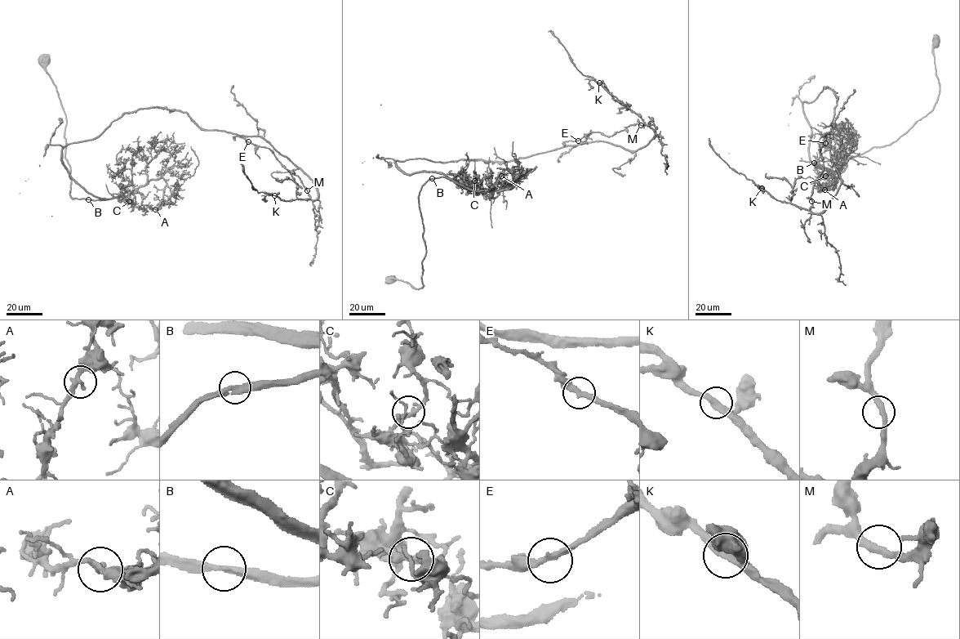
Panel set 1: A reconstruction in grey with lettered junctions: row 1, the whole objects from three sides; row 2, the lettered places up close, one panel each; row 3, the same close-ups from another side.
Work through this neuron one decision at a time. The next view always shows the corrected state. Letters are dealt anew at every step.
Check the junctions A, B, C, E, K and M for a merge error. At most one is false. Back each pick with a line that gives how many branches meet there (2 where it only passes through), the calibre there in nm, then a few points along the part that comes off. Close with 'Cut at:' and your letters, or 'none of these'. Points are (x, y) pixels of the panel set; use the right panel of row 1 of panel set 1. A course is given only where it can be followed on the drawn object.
Cut at: none of these

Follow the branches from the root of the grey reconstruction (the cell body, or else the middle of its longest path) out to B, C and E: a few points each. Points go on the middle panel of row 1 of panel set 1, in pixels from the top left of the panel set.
B: (389, 280), (406, 282), (417, 289), (424, 286), (421, 264), (426, 248), (418, 194), (421, 188), (432, 178)
C: (389, 280), (417, 289), (424, 286), (421, 188), (428, 180), (445, 176), (477, 190), (482, 186), (474, 180)
E: (389, 280), (424, 286), (419, 192), (447, 177), (395, 161), (636, 151), (655, 133), (578, 140)

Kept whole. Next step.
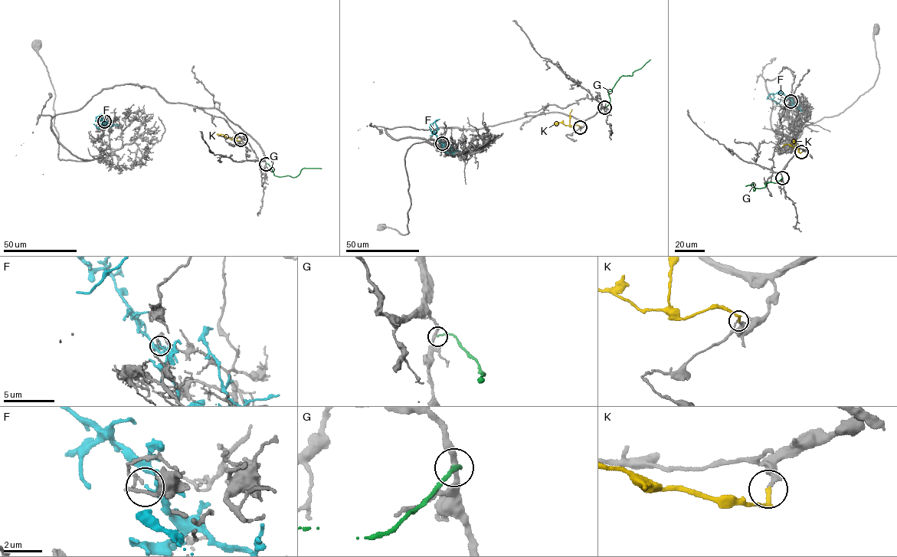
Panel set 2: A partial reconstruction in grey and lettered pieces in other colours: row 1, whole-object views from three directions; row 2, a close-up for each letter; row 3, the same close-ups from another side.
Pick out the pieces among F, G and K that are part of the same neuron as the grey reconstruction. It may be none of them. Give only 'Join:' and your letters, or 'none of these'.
Join: K

